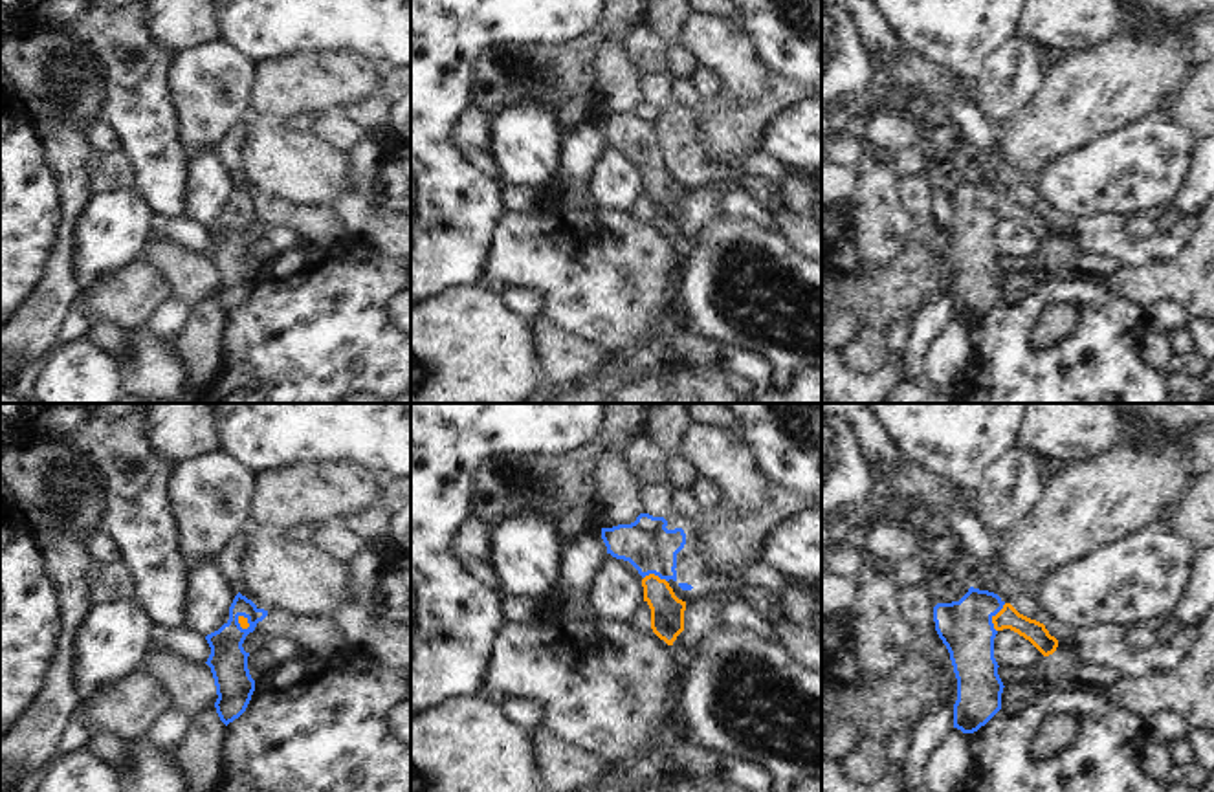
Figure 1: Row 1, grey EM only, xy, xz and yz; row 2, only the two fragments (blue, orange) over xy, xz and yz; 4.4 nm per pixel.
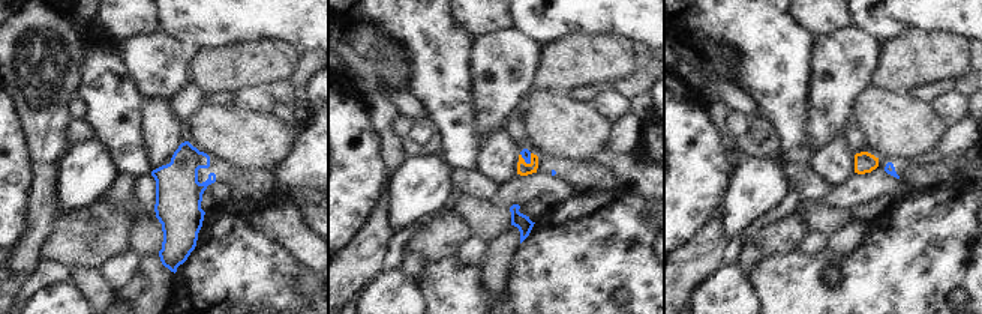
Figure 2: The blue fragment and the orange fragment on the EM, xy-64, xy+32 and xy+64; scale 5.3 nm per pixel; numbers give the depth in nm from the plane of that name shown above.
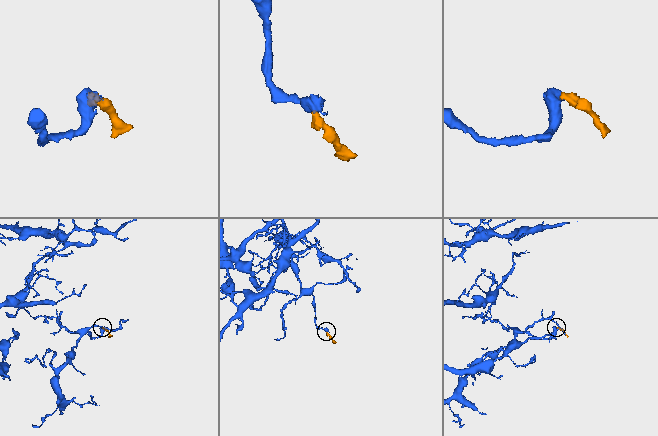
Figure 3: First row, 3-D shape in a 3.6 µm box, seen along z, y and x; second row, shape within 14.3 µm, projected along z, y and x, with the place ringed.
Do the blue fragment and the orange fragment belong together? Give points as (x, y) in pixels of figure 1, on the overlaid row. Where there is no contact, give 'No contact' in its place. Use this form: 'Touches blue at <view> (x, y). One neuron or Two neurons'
Touches blue at yz (991, 618). One neuron.

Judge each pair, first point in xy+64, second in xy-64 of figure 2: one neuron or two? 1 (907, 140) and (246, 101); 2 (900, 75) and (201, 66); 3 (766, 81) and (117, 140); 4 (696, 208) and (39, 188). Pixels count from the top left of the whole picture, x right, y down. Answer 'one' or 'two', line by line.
1: two
2: one
3: one
4: two

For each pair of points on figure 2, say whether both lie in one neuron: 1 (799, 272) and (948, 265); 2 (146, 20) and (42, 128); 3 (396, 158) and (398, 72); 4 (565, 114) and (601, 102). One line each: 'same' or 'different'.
1: same
2: different
3: same
4: different

